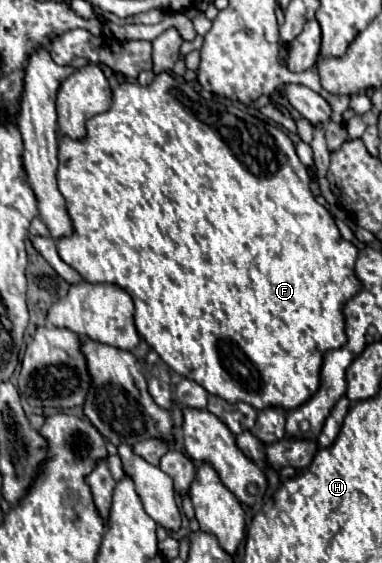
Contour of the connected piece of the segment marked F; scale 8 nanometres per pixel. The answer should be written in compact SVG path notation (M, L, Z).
M158 73L146 87L138 81L122 81L112 91L110 109L86 121L84 139L60 135L58 161L58 189L66 199L66 209L72 219L72 235L56 241L60 259L88 283L112 283L122 287L134 301L136 331L172 371L200 383L212 395L230 403L244 401L258 411L272 405L282 405L286 411L296 409L318 391L324 353L346 343L342 307L360 291L360 281L354 279L354 255L358 255L358 249L342 239L330 213L310 193L308 171L300 163L288 135L234 105L202 99L186 81L170 73Z

